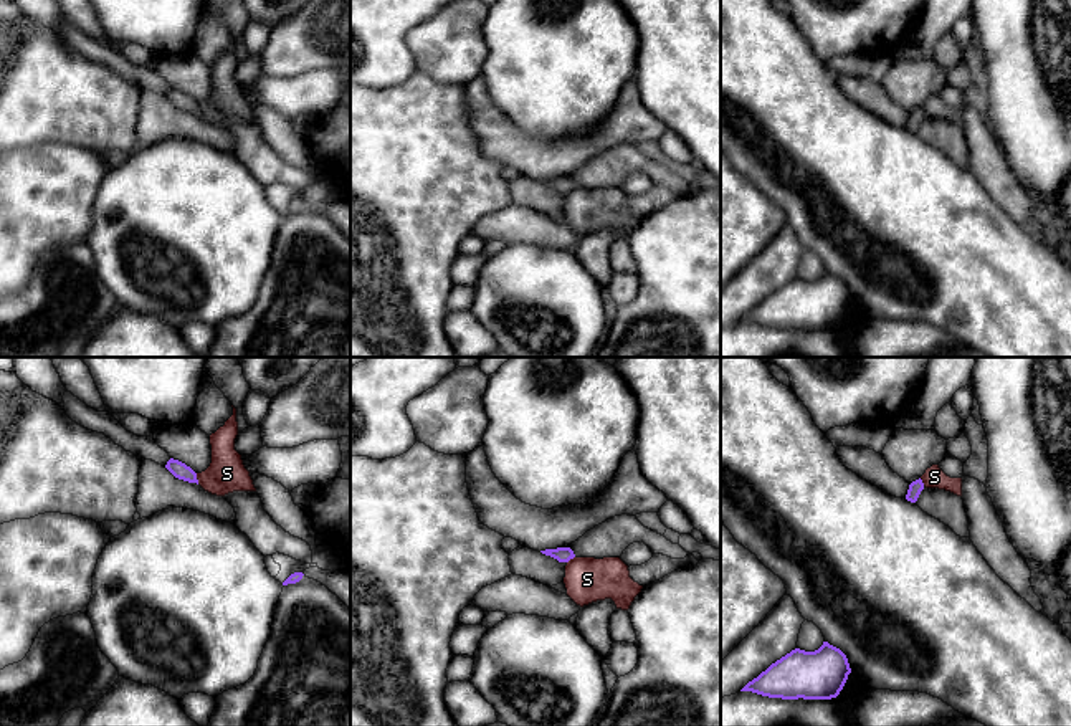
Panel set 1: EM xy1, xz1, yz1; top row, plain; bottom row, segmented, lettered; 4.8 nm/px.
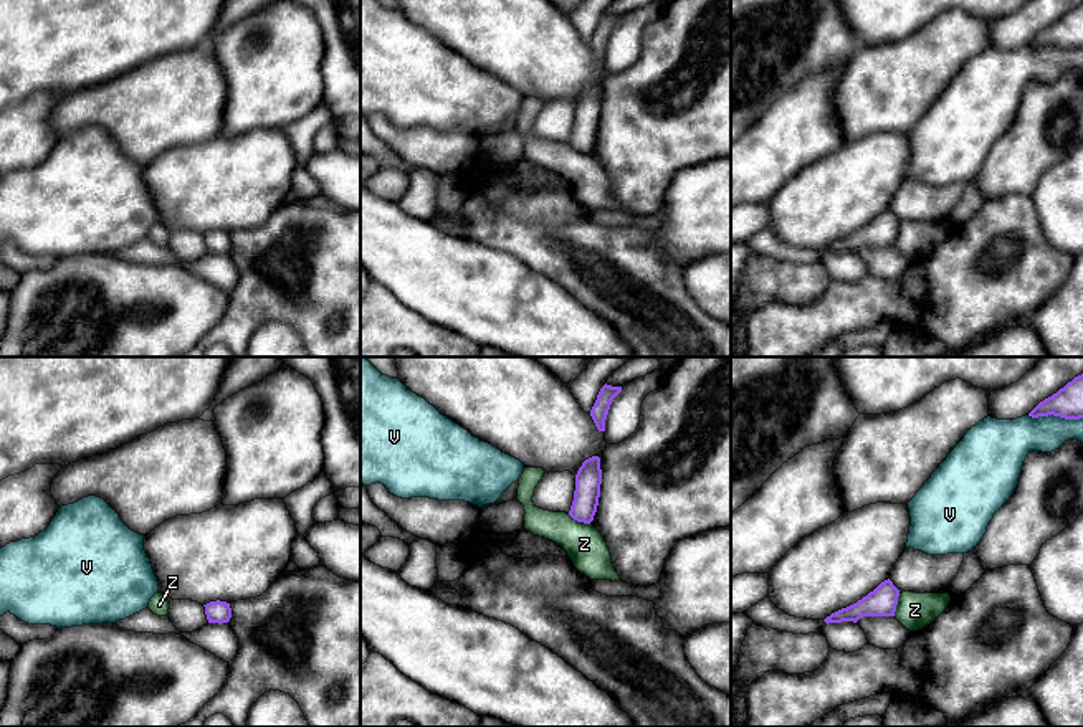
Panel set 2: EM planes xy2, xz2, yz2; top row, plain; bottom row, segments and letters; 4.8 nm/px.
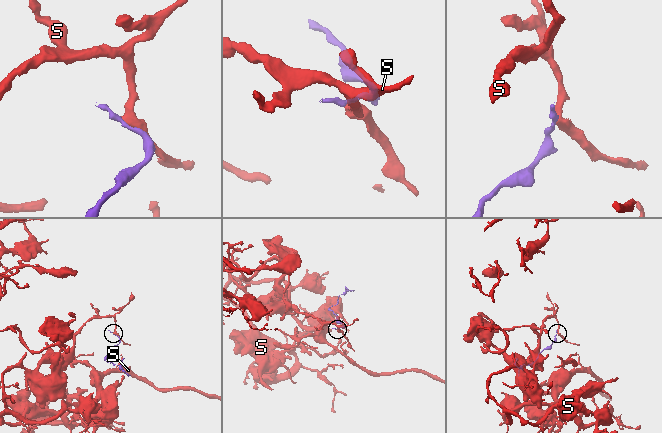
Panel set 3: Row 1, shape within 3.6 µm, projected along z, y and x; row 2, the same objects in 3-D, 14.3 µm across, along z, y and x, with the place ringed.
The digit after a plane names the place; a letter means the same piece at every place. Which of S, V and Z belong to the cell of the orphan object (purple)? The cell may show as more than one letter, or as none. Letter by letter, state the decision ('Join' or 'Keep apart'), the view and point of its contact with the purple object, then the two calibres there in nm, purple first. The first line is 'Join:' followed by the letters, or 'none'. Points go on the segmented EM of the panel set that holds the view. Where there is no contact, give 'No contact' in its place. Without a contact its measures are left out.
Join: none
S: Keep apart. Touches purple at xy1 (195, 478). Thickness 80 nm (purple) against 190 nm
V: Keep apart. Touches purple at yz2 (1055, 415). Thickness 150 nm (purple) against 200 nm
Z: Keep apart. Touches purple at yz2 (896, 603). Thickness 140 nm (purple) against 180 nm

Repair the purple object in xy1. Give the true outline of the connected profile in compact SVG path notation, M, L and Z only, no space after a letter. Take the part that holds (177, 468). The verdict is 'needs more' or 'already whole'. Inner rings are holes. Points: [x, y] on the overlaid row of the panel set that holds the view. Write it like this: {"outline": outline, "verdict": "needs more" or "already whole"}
{"outline": "M170 458L170 460L167 461L165 468L167 468L175 478L198 485L197 473L195 473L190 466L187 466L185 463Z", "verdict": "already whole"}

